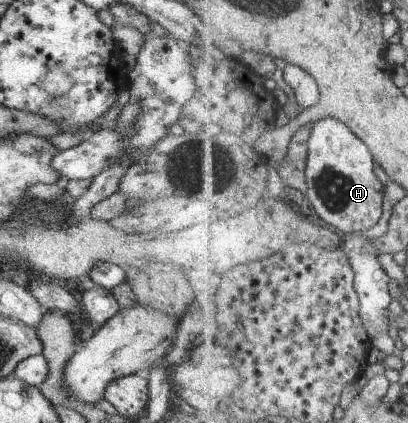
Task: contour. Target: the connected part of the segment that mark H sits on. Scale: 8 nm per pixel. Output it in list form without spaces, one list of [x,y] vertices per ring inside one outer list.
[[[323,118],[314,124],[310,139],[307,142],[309,159],[306,167],[307,193],[306,203],[311,204],[318,216],[341,231],[346,237],[352,234],[371,230],[379,224],[383,216],[383,198],[385,198],[385,186],[381,184],[379,176],[375,174],[374,154],[345,122],[339,118]]]

